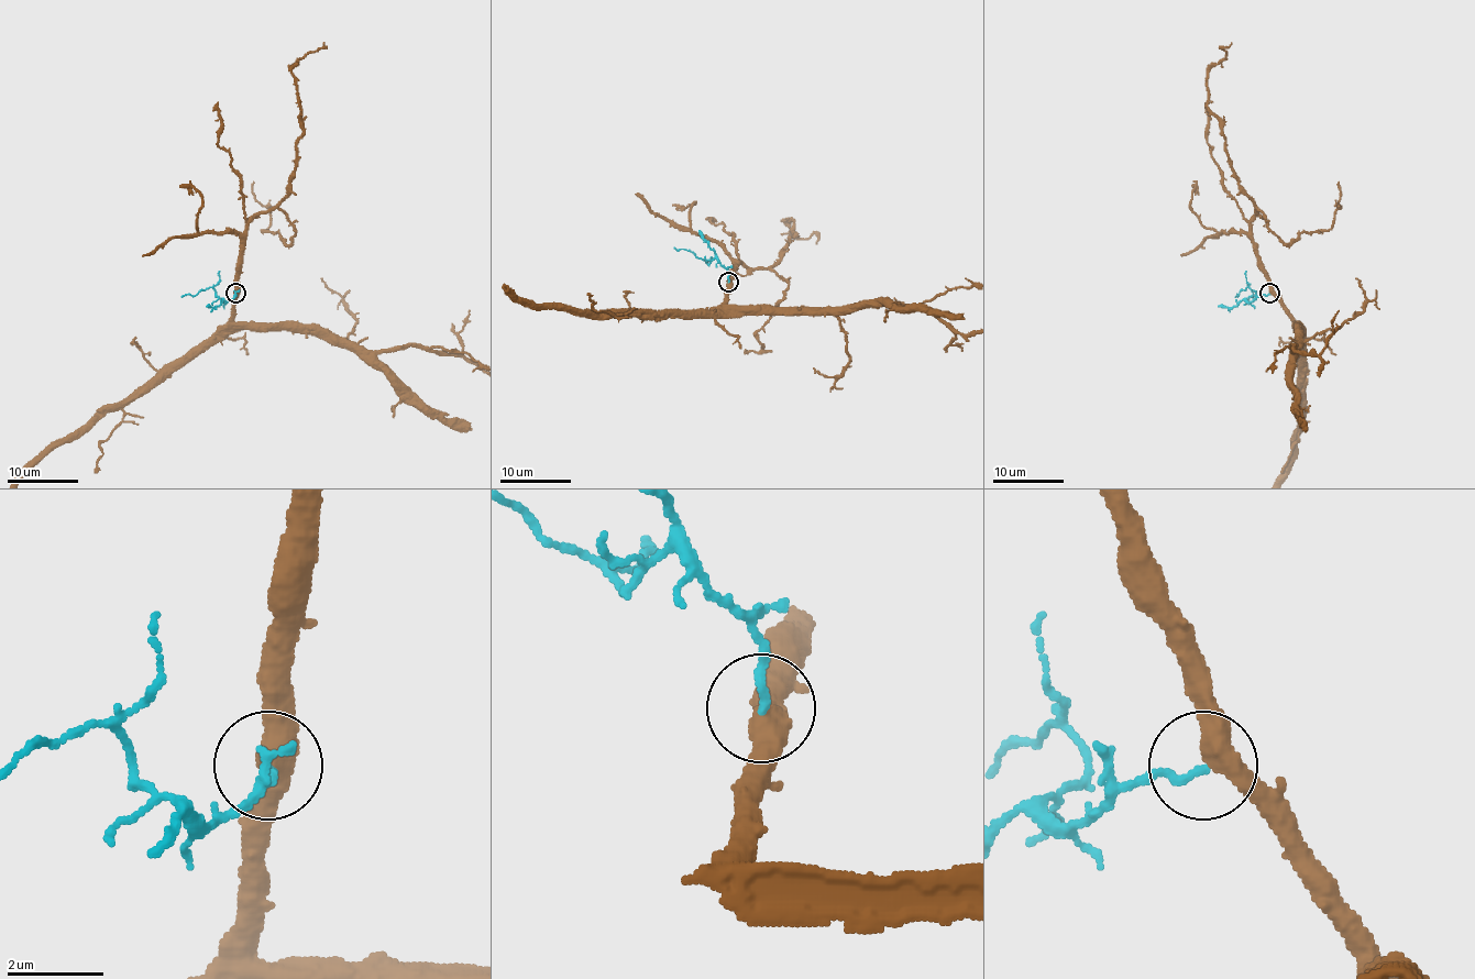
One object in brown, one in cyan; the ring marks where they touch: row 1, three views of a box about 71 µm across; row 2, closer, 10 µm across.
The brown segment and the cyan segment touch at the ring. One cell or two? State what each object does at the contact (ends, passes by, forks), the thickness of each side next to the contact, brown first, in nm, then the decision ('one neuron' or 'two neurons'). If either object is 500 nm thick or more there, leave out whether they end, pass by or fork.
brown passes by; cyan ends there; 480 nm thick on the brown side, 160 nm on the other; one neuron

